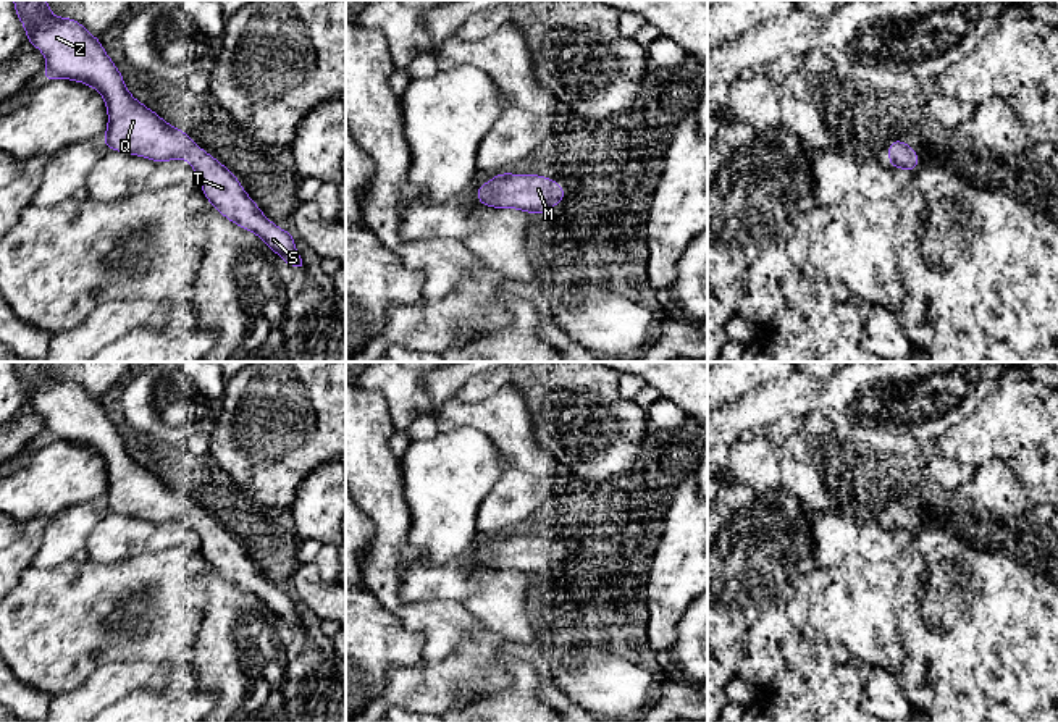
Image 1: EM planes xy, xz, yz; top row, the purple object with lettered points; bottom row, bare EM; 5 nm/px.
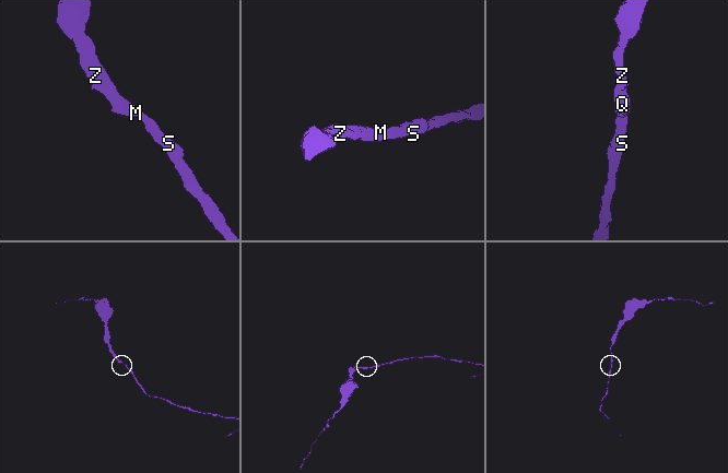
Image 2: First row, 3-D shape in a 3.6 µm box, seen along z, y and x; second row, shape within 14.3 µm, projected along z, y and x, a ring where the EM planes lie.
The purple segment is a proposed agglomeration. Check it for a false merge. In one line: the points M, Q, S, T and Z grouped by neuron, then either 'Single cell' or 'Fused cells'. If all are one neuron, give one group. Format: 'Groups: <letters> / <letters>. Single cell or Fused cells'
Groups: M Q S T Z. Single cell

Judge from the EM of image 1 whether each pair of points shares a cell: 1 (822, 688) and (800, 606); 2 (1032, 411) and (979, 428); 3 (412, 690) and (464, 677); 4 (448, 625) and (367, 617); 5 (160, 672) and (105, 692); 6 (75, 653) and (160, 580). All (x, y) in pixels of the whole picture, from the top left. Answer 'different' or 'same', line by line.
1: different
2: same
3: same
4: different
5: same
6: same

